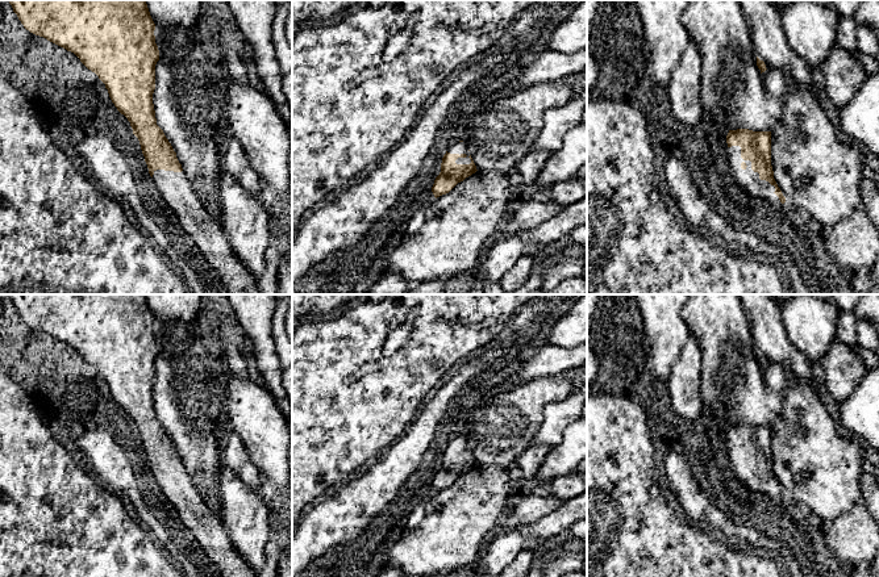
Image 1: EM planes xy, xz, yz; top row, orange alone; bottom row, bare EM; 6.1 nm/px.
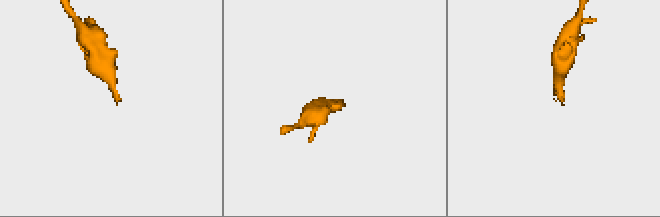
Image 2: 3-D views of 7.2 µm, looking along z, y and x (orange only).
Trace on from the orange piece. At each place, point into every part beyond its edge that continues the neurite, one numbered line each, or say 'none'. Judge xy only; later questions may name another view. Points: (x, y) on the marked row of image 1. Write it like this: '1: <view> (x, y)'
1: xy (198, 222)

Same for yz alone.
1: yz (748, 180)

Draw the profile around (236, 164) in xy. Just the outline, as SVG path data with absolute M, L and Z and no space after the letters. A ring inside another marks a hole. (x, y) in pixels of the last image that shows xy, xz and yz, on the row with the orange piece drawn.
M234 138L229 141L222 152L222 166L229 180L238 181L253 196L261 195L262 180L250 166L242 145Z

